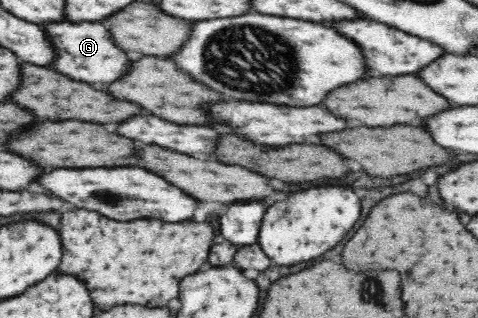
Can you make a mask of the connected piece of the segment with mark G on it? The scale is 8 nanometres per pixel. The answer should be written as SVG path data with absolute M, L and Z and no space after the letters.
M55 23L55 27L47 27L51 31L51 39L63 47L63 59L53 67L59 71L67 71L73 79L83 79L89 83L113 83L131 73L133 61L129 53L113 41L111 31L101 23Z

